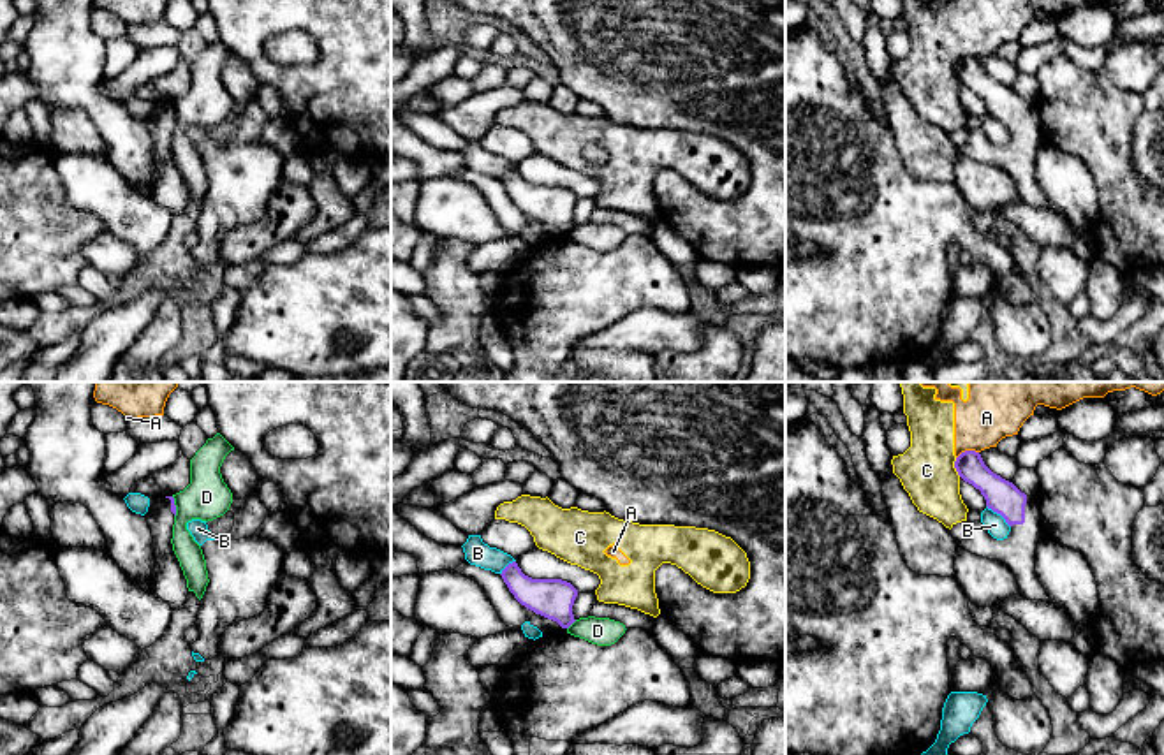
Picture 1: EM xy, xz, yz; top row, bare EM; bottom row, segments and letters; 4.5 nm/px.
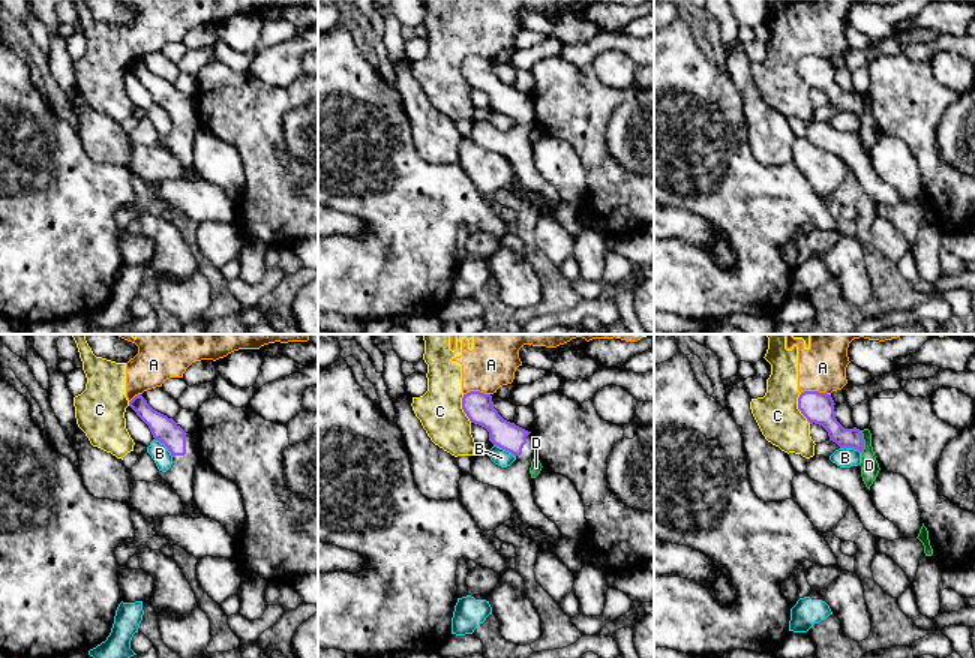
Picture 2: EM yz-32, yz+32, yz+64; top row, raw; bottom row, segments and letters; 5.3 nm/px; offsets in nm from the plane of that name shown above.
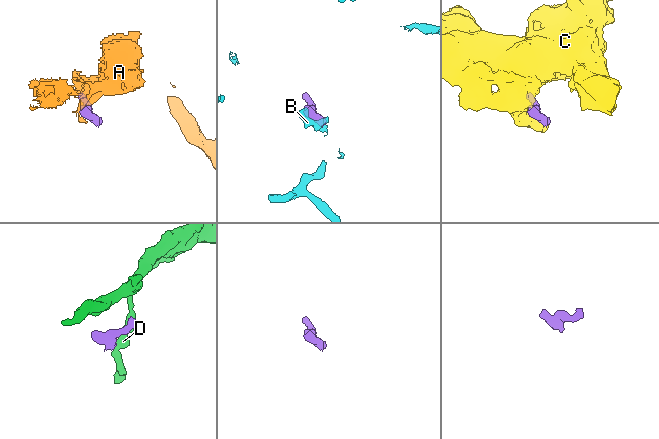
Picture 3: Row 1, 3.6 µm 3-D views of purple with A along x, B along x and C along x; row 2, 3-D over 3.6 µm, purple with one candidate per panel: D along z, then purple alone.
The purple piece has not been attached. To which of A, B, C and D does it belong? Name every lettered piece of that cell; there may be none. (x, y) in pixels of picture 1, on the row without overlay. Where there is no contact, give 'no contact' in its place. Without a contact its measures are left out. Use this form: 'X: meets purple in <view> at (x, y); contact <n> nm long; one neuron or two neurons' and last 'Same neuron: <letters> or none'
A: meets purple in yz at (967, 57); contact 110 nm long; two neurons
B: meets purple in yz at (999, 118); contact 150 nm long; two neurons
C: meets purple in yz at (955, 73); contact 90 nm long; two neurons
D: meets purple in xz at (571, 229); contact 60 nm long; two neurons
Same neuron: none

